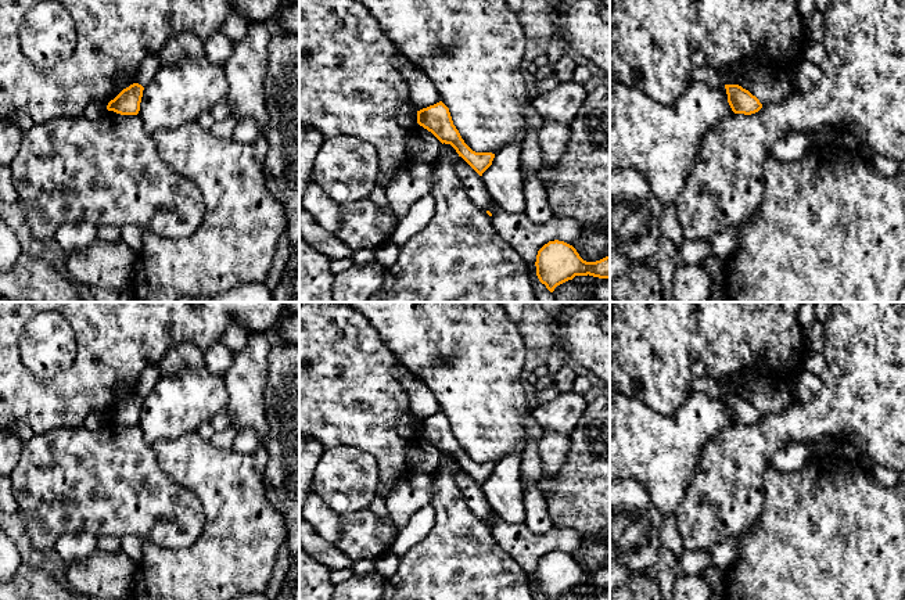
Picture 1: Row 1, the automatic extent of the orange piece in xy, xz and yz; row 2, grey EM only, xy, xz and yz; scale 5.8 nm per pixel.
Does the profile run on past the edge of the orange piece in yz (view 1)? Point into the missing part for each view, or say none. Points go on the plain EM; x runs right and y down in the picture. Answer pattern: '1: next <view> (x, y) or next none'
1: next none

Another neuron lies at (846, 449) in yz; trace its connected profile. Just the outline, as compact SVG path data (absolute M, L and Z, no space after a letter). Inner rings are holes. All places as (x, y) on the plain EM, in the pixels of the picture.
M838 442L838 445L840 445L840 453L838 453L840 456L845 457L852 463L858 463L861 460L861 455L856 453L854 446L845 442Z

